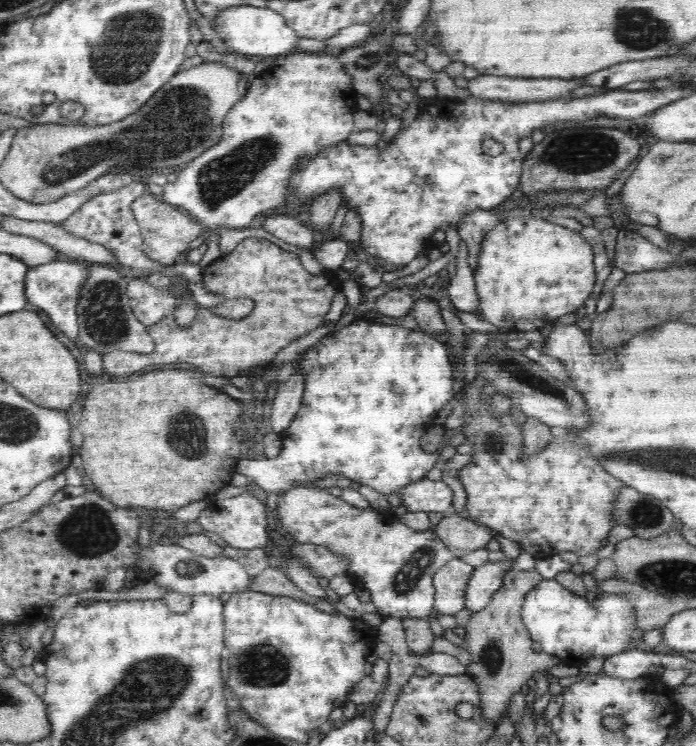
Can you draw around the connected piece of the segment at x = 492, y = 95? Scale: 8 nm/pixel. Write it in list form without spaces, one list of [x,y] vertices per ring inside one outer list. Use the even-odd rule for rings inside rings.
[[[480,75],[473,78],[467,89],[472,97],[506,102],[536,102],[560,98],[566,92],[582,86],[580,80],[562,78],[506,78],[506,76]]]

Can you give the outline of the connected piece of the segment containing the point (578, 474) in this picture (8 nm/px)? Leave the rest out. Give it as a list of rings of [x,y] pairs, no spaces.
[[[464,369],[453,371],[453,380],[458,394],[465,386],[464,434],[466,439],[474,443],[472,462],[454,472],[466,491],[466,512],[469,518],[494,529],[504,538],[517,542],[523,551],[530,553],[536,560],[566,551],[576,553],[578,557],[597,553],[601,549],[602,540],[606,540],[608,532],[616,526],[610,517],[614,512],[612,508],[619,491],[627,485],[609,474],[602,465],[598,465],[598,460],[589,454],[587,448],[577,446],[569,438],[553,438],[540,454],[523,458],[522,426],[515,424],[510,413],[495,418],[489,406],[490,400],[482,401],[482,388],[476,387],[474,382],[466,384]]]

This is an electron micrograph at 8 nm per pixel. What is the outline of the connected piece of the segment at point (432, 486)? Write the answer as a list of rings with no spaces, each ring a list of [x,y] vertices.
[[[421,479],[395,492],[407,512],[453,512],[452,490],[443,482]]]

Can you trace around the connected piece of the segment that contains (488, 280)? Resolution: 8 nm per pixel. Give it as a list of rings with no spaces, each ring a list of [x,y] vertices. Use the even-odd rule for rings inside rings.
[[[513,215],[498,222],[482,243],[478,266],[473,271],[475,289],[478,293],[478,318],[487,320],[493,326],[509,331],[530,332],[540,330],[564,314],[570,314],[584,306],[594,292],[596,268],[594,252],[580,232],[550,223],[533,216],[516,218]]]

